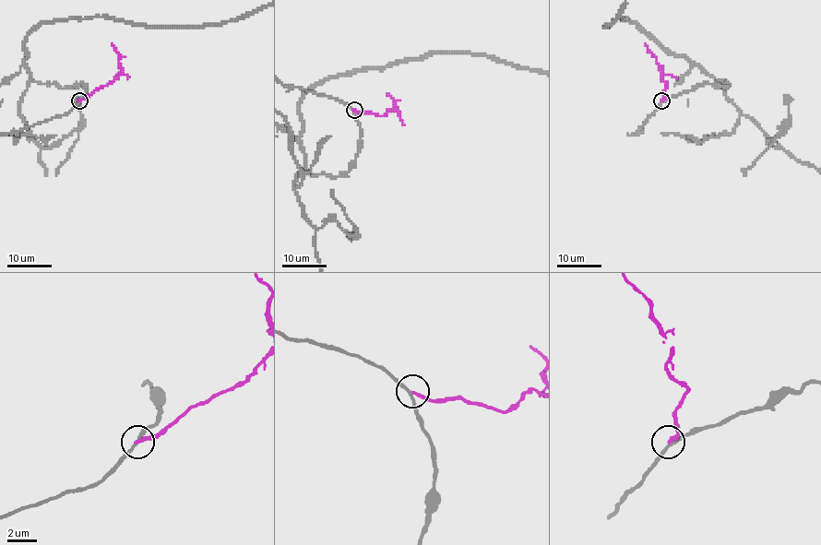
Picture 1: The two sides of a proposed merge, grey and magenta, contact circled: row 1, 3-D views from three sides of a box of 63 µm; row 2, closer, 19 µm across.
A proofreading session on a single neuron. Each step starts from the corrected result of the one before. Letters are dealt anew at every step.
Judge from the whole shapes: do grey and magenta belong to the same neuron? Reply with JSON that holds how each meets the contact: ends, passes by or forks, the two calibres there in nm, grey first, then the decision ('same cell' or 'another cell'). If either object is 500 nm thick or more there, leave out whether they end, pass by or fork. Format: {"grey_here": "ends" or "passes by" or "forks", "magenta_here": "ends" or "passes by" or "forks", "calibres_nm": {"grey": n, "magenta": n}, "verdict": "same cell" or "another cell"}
{"grey_here": "passes by", "magenta_here": "ends", "calibres_nm": {"grey": 200, "magenta": 220}, "verdict": "another cell"}

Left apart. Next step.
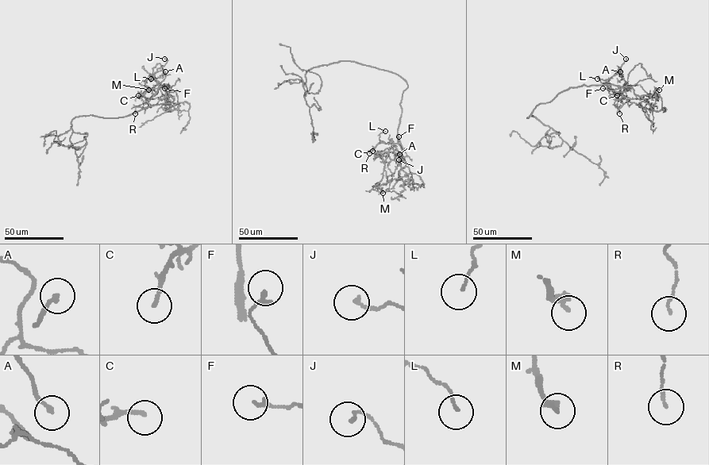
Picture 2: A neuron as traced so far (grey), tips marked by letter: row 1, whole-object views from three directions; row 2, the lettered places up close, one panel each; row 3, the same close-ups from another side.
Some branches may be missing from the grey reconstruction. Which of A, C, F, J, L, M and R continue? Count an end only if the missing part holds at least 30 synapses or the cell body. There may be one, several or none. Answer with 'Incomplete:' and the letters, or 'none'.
Incomplete: none

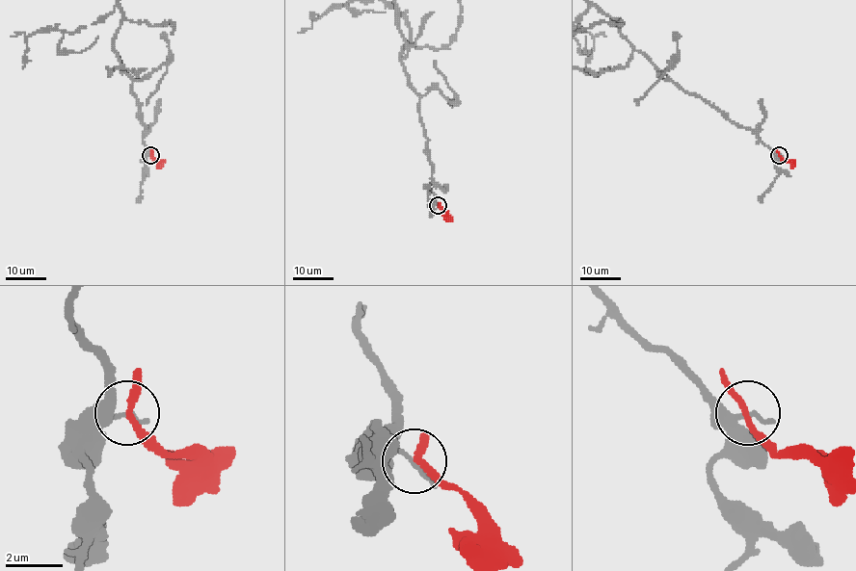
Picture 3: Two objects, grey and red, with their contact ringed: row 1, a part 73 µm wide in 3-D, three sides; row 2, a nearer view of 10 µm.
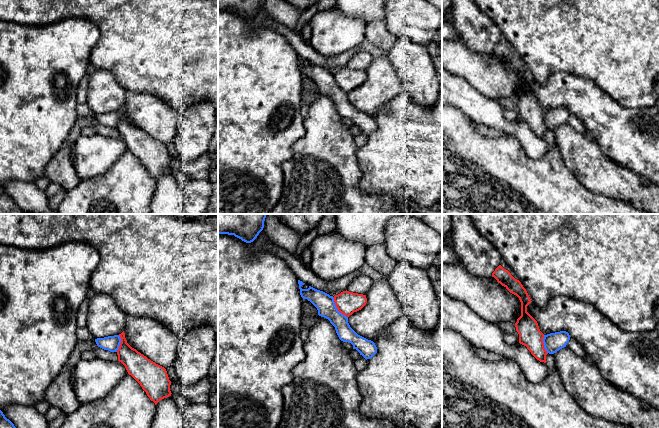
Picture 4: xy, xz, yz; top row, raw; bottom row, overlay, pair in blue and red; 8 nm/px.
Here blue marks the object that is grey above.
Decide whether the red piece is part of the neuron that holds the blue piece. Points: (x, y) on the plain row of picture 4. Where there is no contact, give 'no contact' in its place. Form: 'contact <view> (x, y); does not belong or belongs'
contact xz (336, 84); does not belong

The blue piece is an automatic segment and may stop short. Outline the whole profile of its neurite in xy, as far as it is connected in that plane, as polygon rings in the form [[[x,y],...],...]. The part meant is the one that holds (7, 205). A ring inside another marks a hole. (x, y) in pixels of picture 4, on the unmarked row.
[[[0,186],[0,214],[24,214],[14,200]]]

